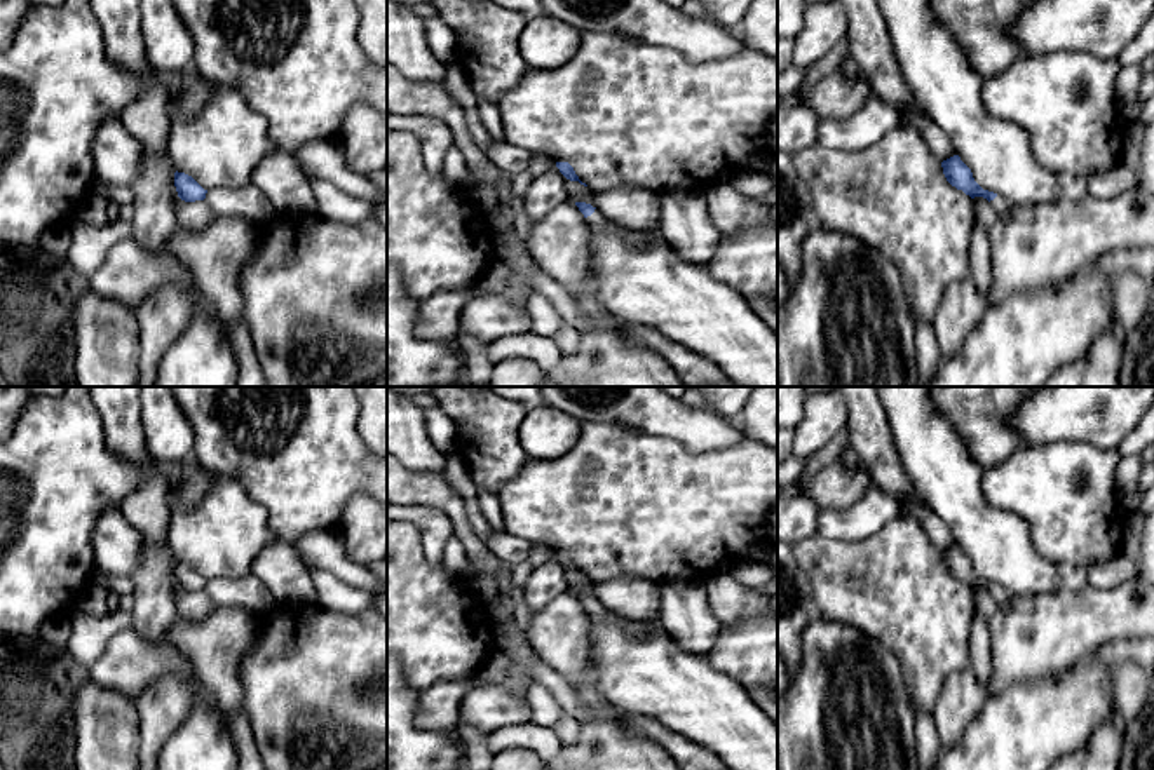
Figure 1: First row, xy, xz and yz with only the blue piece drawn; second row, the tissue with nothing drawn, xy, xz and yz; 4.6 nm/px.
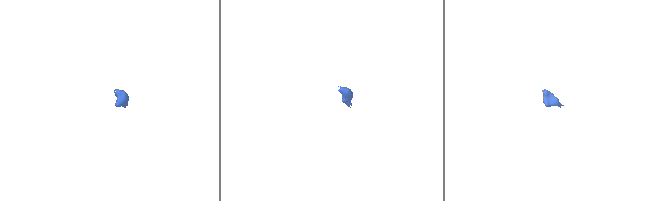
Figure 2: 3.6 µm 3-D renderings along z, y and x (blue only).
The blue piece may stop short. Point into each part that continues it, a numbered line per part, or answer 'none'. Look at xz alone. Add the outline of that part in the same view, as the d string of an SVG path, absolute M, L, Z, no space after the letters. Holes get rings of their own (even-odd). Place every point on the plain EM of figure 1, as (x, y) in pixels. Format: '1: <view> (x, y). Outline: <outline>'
1: xz (597, 608). Outline: M594 599L594 603L586 610L591 617L596 617L596 618L607 618L610 615L610 611L598 599Z

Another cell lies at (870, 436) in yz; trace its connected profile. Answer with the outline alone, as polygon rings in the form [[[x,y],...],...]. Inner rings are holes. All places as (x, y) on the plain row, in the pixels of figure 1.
[[[840,387],[851,427],[851,448],[865,462],[873,484],[901,505],[920,498],[901,467],[877,387]]]

